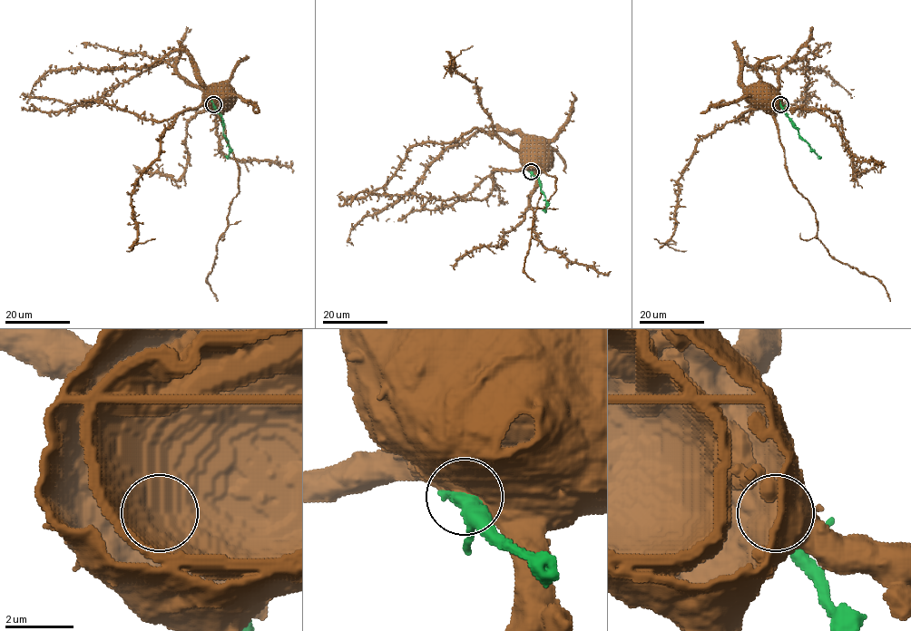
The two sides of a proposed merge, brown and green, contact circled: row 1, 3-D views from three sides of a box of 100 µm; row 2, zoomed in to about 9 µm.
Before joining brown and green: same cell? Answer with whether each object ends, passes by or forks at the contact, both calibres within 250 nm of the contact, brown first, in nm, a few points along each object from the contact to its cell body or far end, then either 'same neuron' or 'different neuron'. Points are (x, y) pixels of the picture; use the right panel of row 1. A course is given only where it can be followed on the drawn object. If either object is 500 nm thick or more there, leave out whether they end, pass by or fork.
750 nm thick on the brown side, 420 nm on the other; brown runs (779, 104), (774, 109), (766, 110), (756, 104); green runs (779, 104), (798, 134), (820, 159); different neuron

